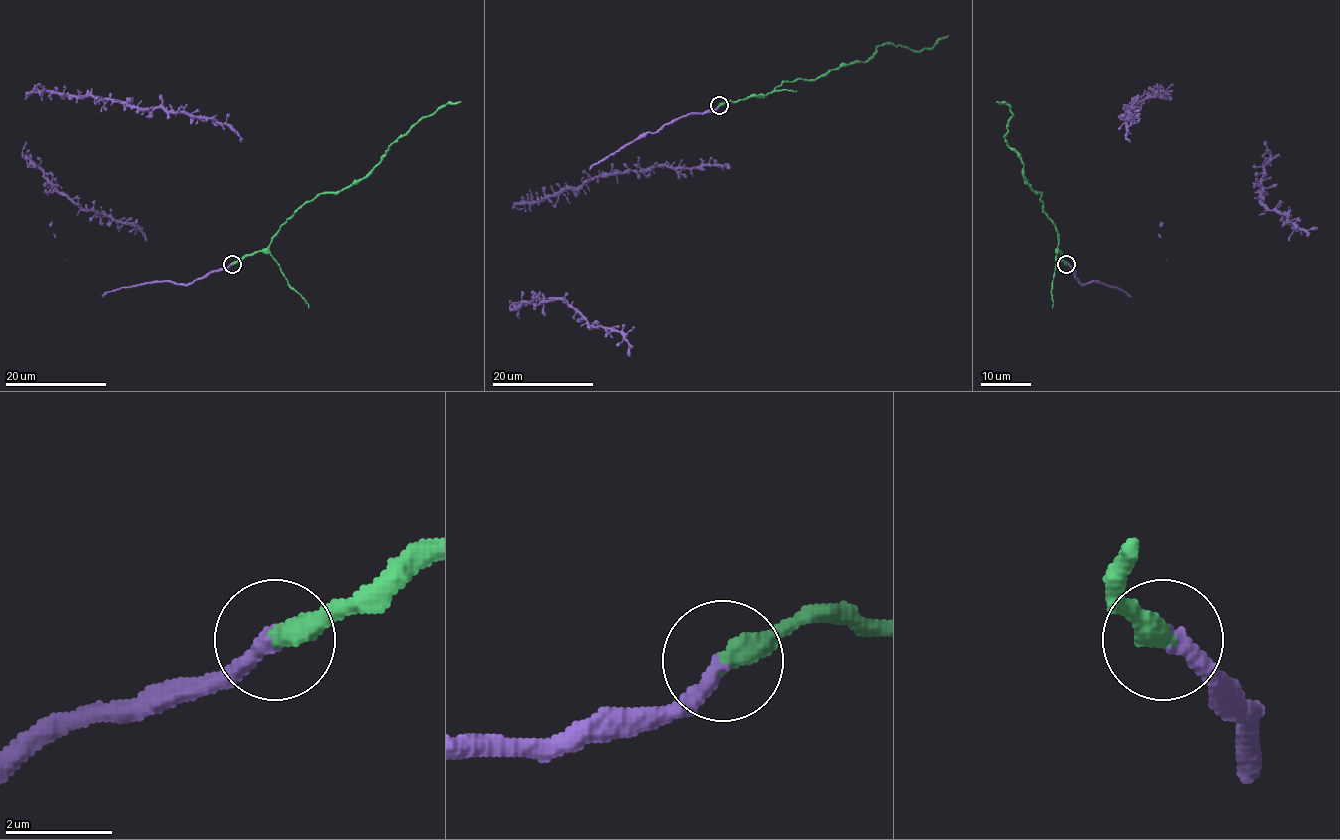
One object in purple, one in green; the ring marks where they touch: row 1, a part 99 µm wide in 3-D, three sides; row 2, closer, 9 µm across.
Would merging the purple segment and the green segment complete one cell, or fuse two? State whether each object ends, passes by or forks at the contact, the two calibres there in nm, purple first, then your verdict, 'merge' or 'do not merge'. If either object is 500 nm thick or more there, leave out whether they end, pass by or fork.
purple ends there; green ends there; 320 nm thick on the purple side, 440 nm on the other; do not merge

